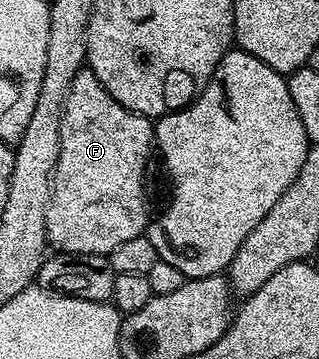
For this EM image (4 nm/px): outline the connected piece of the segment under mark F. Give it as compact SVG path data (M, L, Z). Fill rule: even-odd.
M80 68L64 106L59 161L44 222L45 238L53 250L105 255L147 230L150 214L146 211L144 169L154 140L149 116L125 109L110 97L92 70Z

